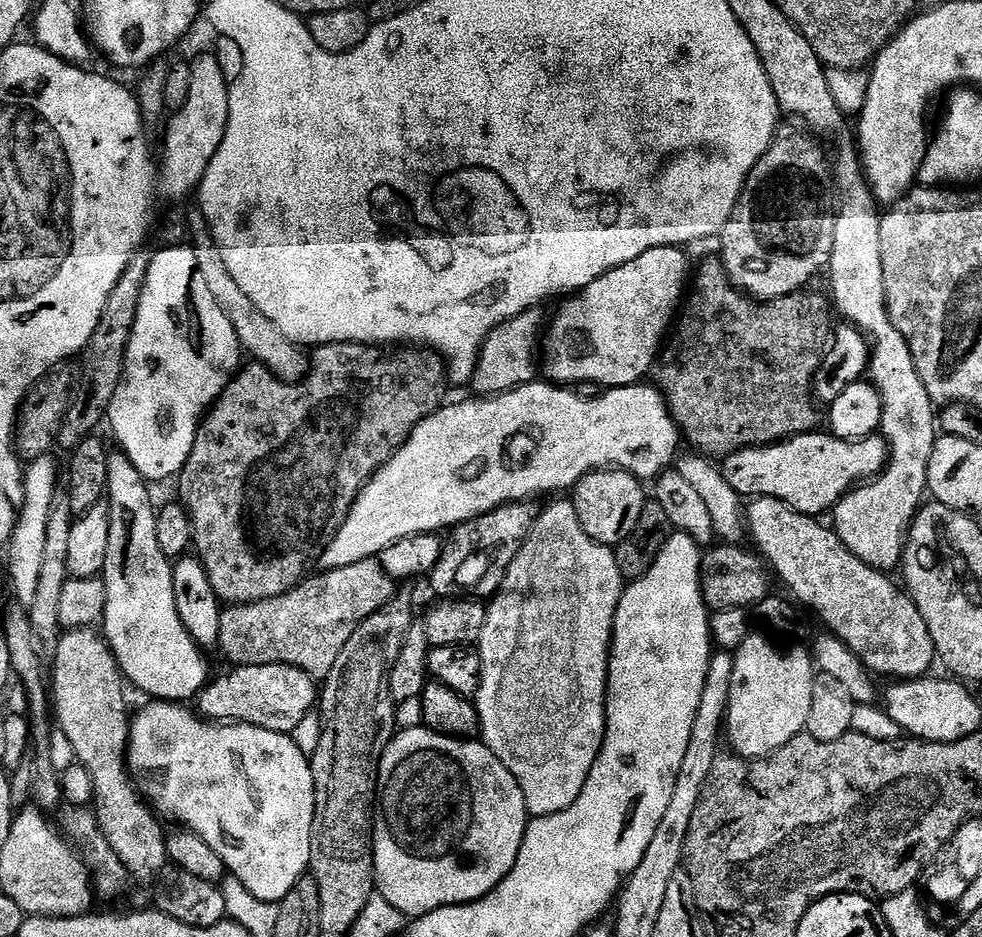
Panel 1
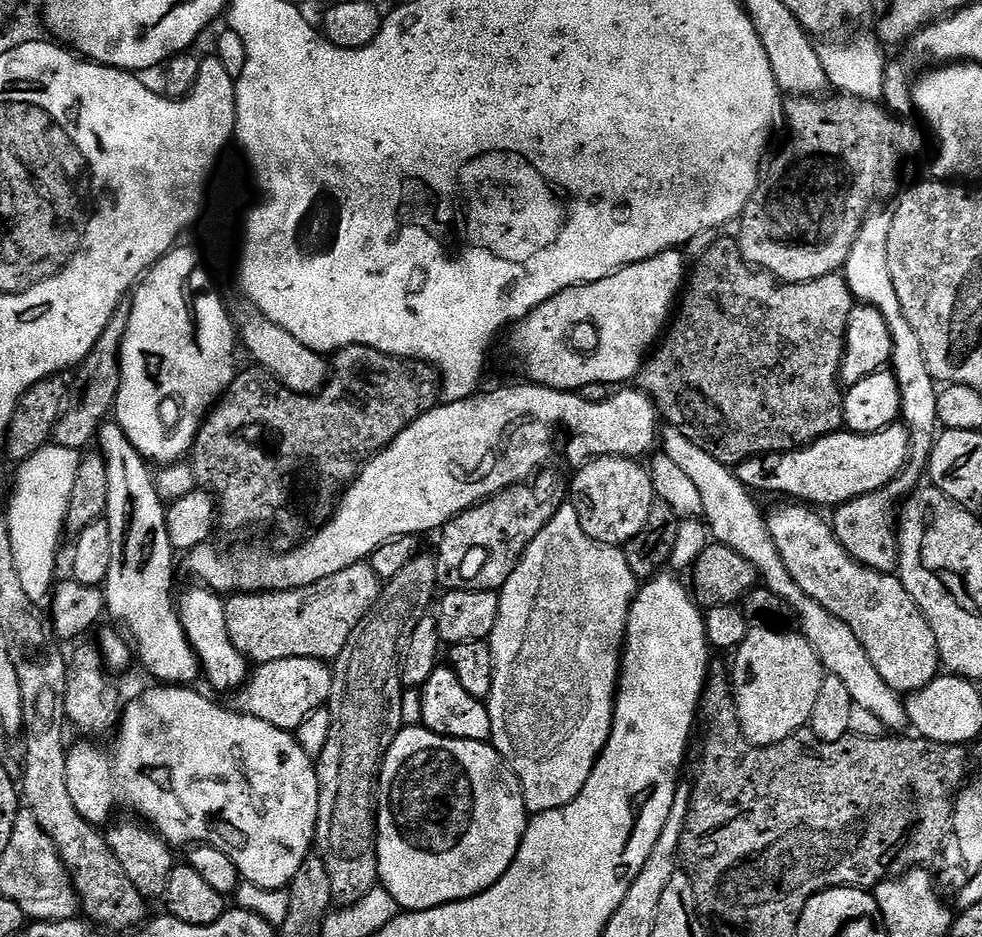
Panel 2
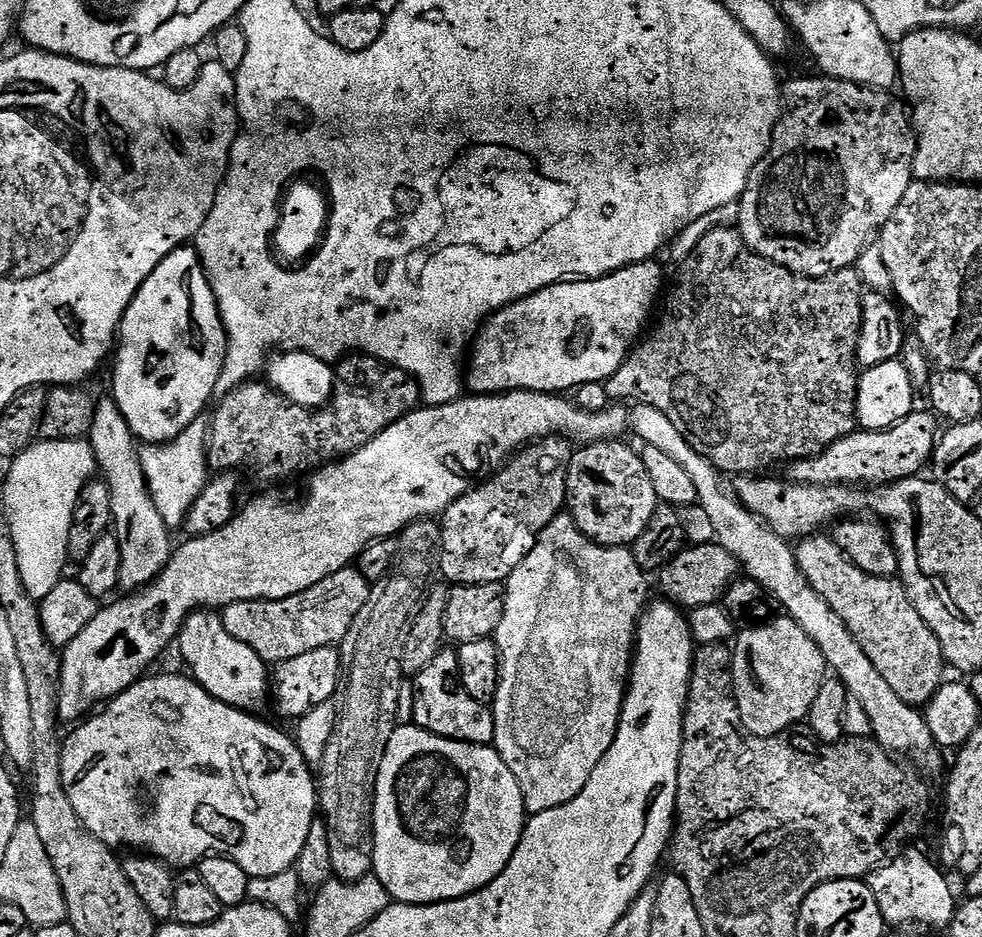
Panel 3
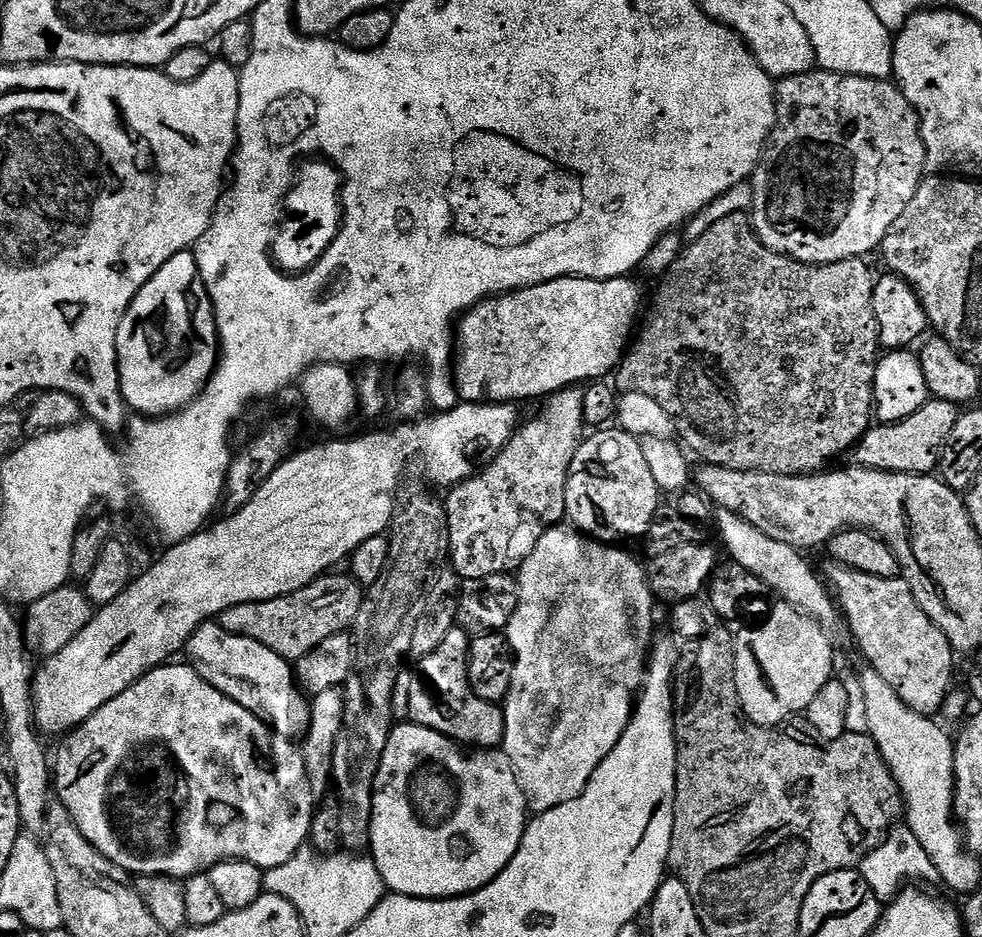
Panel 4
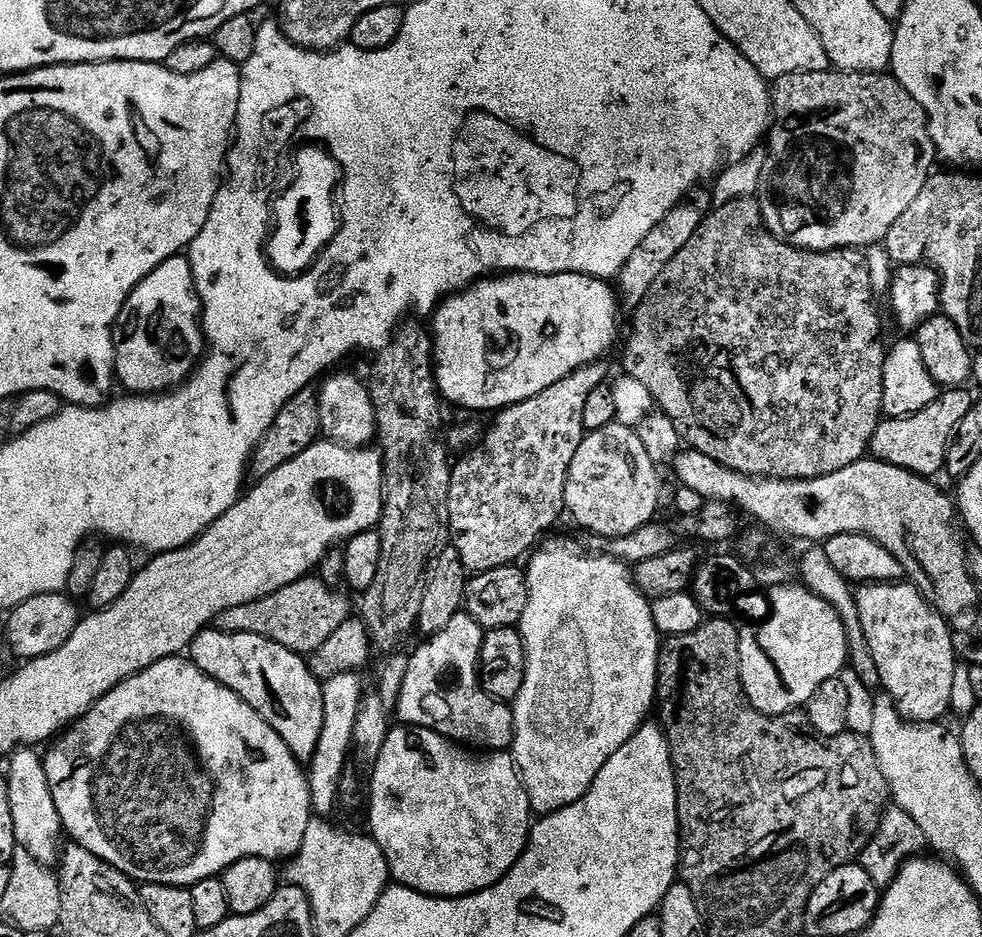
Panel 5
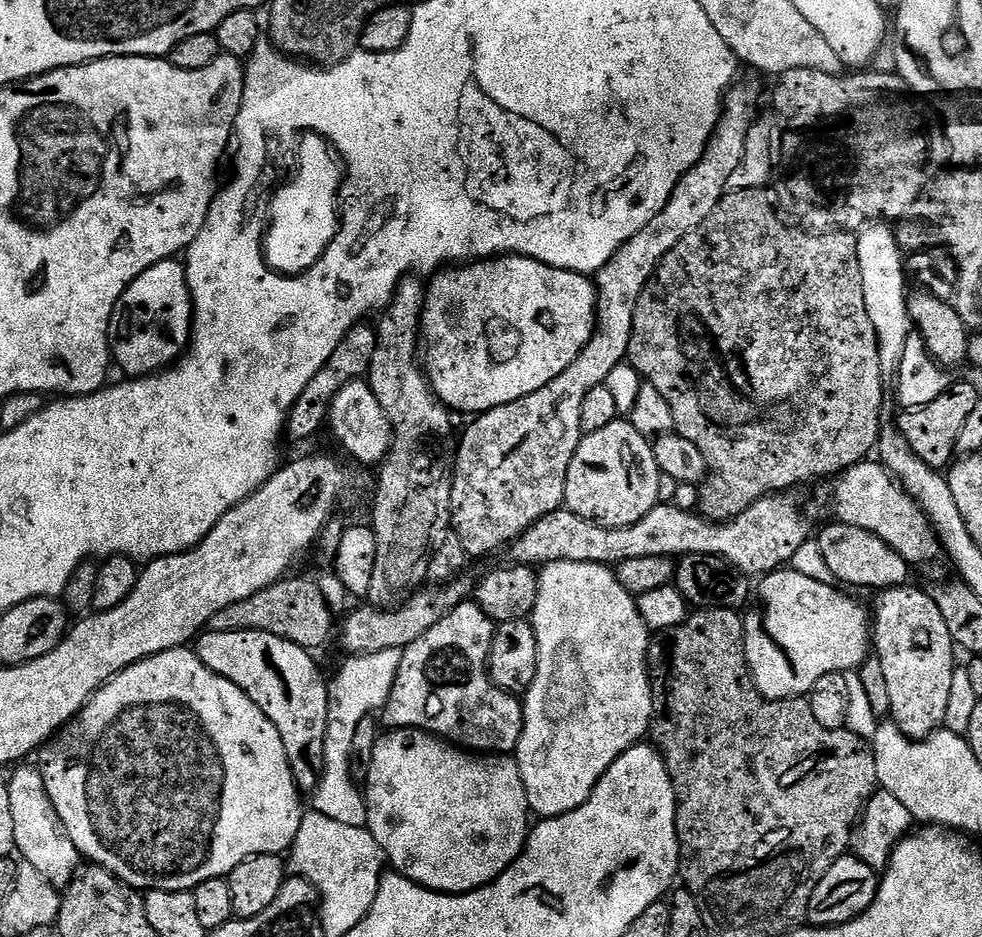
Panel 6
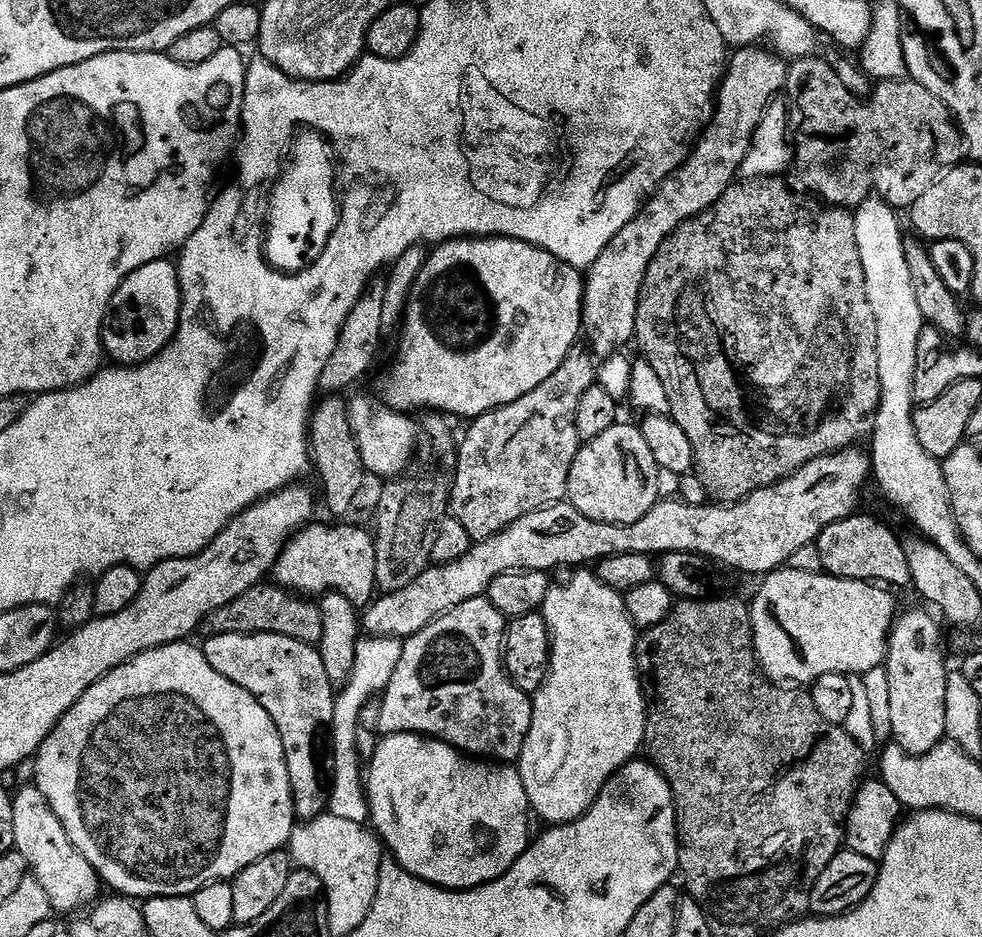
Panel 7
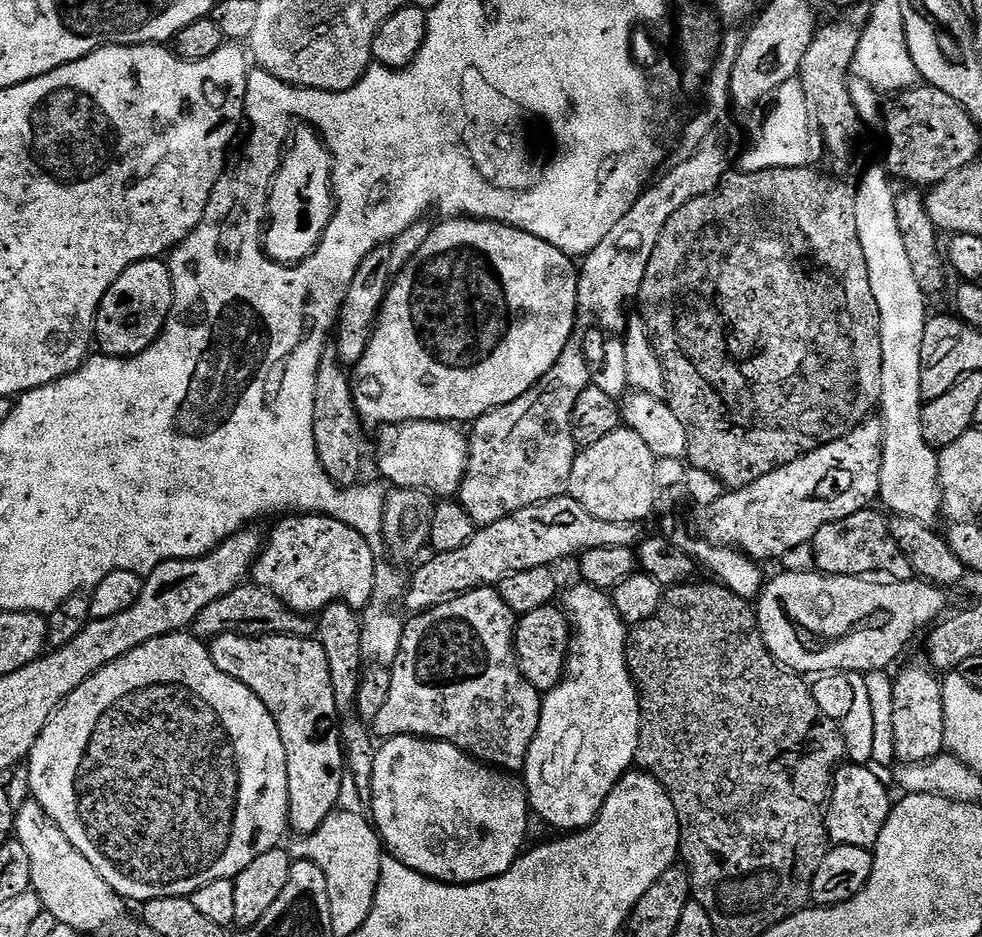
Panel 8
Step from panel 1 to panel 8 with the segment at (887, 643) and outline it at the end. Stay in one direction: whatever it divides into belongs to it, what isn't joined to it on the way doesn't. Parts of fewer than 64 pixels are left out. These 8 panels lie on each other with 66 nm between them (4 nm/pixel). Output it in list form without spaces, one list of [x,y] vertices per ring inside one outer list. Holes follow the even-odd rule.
[[[912,664],[905,672],[895,673],[893,679],[894,750],[896,751],[896,759],[901,765],[925,764],[945,751],[946,714],[942,710],[942,680],[931,667],[923,667],[919,668],[918,665]]]

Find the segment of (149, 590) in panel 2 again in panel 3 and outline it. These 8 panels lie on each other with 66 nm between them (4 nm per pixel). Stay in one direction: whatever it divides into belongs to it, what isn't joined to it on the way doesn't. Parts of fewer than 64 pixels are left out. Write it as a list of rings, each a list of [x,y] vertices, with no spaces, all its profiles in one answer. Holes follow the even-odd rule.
[[[100,410],[96,413],[94,447],[103,479],[108,481],[112,491],[112,523],[118,546],[122,550],[120,588],[139,590],[151,580],[155,580],[156,575],[168,565],[174,551],[173,533],[162,518],[160,507],[148,491],[148,480],[144,477],[144,461],[136,437],[132,435],[124,415],[119,410],[111,411]]]

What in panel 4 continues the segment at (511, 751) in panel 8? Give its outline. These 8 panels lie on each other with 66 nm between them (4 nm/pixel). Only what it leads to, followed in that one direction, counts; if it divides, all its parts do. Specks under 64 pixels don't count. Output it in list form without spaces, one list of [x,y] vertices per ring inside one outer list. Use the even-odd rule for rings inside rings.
[[[457,626],[450,630],[450,634],[446,634],[446,638],[442,642],[442,646],[438,646],[436,650],[428,657],[421,659],[420,676],[424,679],[424,684],[436,696],[428,696],[428,692],[424,688],[415,689],[414,694],[408,697],[407,715],[410,714],[411,723],[421,724],[435,732],[441,732],[443,736],[448,736],[455,740],[461,746],[471,746],[476,750],[496,750],[503,745],[504,742],[504,713],[497,705],[486,702],[482,698],[478,698],[473,694],[472,687],[468,681],[468,645],[470,636],[463,627]]]

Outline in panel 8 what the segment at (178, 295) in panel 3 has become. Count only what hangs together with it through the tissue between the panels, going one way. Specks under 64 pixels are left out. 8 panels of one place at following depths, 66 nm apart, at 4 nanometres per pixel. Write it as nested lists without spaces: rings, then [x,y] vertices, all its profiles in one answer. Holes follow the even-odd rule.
[[[163,259],[143,260],[134,266],[130,266],[106,290],[106,298],[98,306],[98,314],[94,321],[94,340],[99,351],[105,356],[136,356],[142,350],[146,350],[160,336],[160,331],[164,329],[164,323],[168,320],[168,315],[172,313],[172,300],[174,297],[174,272],[171,267],[164,265]]]

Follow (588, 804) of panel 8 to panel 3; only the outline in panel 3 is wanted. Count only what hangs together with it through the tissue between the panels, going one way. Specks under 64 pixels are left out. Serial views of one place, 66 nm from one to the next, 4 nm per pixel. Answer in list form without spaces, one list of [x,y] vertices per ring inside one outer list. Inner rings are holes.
[[[571,515],[555,516],[536,538],[534,550],[526,554],[522,563],[507,577],[504,594],[504,614],[494,637],[500,650],[500,685],[496,698],[491,705],[492,716],[496,720],[496,753],[510,766],[510,774],[518,778],[518,786],[522,790],[525,813],[537,816],[542,810],[554,810],[554,806],[566,806],[570,798],[578,798],[582,794],[582,786],[590,782],[590,774],[594,774],[594,766],[606,758],[606,750],[616,737],[620,725],[620,715],[624,705],[624,695],[628,692],[628,677],[632,674],[632,658],[636,651],[636,635],[640,626],[640,618],[646,611],[648,600],[648,580],[639,559],[631,547],[608,548],[605,544],[595,544],[590,538],[583,536],[576,528]]]

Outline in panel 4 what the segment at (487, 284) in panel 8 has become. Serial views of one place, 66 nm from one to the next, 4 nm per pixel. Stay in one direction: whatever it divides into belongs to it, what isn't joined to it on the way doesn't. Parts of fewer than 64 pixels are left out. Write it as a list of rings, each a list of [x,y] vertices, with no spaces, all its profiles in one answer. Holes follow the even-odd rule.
[[[563,276],[545,284],[520,288],[517,292],[506,292],[503,296],[489,296],[488,299],[481,300],[470,311],[459,317],[458,327],[454,332],[454,383],[456,391],[459,392],[461,401],[470,404],[507,404],[509,402],[521,402],[520,400],[537,399],[536,401],[539,401],[541,398],[551,396],[553,392],[561,392],[563,388],[580,386],[585,382],[599,381],[601,378],[607,377],[604,375],[608,371],[611,373],[624,359],[624,354],[630,347],[630,341],[633,339],[634,329],[637,327],[641,312],[640,288],[632,281],[632,278],[587,280],[584,276]]]

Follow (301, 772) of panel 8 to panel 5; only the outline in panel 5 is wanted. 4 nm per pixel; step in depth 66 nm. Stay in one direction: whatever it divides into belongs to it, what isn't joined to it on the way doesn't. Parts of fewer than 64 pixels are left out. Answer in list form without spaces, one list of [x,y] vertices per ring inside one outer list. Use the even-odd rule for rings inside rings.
[[[205,630],[194,638],[190,649],[193,664],[210,678],[214,678],[222,686],[234,690],[246,706],[254,709],[286,742],[286,746],[301,762],[311,762],[318,748],[318,738],[322,738],[322,718],[324,717],[324,686],[316,675],[308,669],[308,661],[299,652],[286,650],[286,646],[278,646],[278,642],[270,642],[270,638],[262,638],[258,634],[230,634]]]

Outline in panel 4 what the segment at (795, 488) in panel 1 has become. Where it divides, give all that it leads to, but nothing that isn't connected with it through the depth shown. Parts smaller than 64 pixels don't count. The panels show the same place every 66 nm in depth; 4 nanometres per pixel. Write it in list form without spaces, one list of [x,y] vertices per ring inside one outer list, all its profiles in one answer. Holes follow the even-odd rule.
[[[930,398],[910,418],[897,424],[881,424],[869,428],[854,449],[855,463],[862,468],[884,472],[905,472],[926,476],[940,467],[940,459],[946,450],[946,442],[958,422],[961,409],[955,404]]]

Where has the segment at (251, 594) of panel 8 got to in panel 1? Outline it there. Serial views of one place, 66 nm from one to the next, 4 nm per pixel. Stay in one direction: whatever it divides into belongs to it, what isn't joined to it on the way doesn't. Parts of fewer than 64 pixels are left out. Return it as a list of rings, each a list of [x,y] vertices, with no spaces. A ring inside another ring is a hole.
[[[373,558],[370,560],[363,560],[362,562],[354,562],[354,566],[342,566],[341,568],[329,568],[319,573],[321,576],[315,576],[315,574],[309,575],[307,578],[301,580],[300,584],[296,588],[291,588],[286,594],[282,594],[278,598],[270,598],[269,600],[263,600],[262,602],[254,602],[253,604],[233,604],[225,607],[220,614],[220,625],[218,626],[218,638],[220,639],[218,648],[219,651],[224,651],[224,656],[229,660],[229,665],[232,666],[266,666],[267,664],[285,664],[286,666],[294,666],[295,668],[301,668],[306,674],[310,674],[313,678],[323,678],[330,674],[330,670],[334,666],[334,662],[338,662],[338,654],[342,654],[342,646],[346,646],[346,642],[350,642],[350,634],[354,634],[354,630],[358,630],[358,626],[366,618],[370,618],[370,614],[374,614],[378,610],[382,610],[382,606],[386,606],[392,601],[393,596],[397,595],[398,584],[388,577],[386,570],[382,570],[379,559]]]

